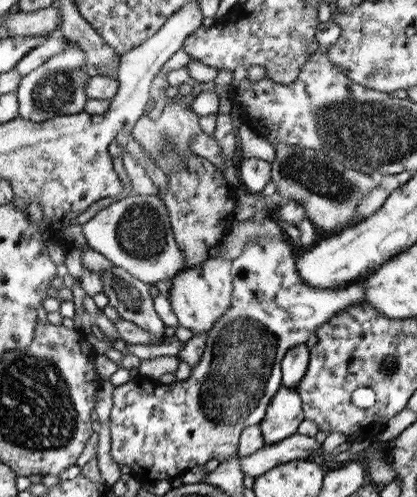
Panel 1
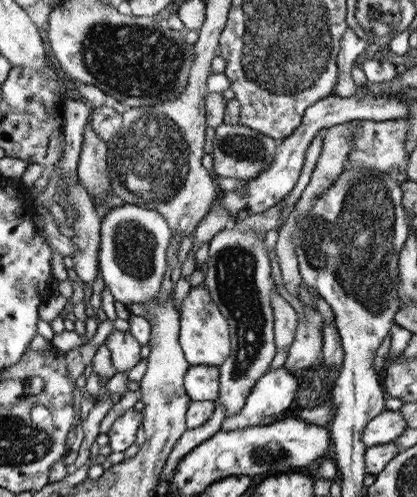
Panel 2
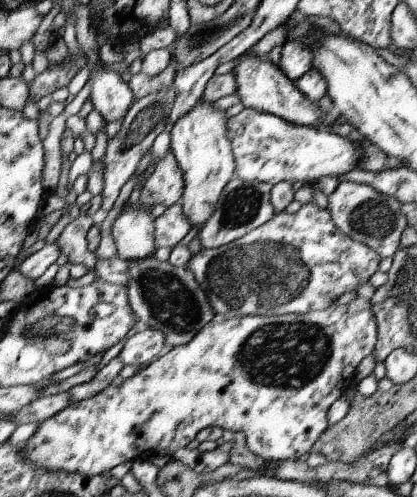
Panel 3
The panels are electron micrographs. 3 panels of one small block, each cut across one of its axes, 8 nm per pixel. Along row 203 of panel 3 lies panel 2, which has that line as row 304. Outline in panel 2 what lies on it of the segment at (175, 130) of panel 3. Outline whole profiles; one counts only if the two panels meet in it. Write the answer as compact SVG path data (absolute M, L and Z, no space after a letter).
M195 286L187 292L185 300L179 304L179 344L189 364L197 366L221 366L231 356L229 322L221 314L219 306L213 302L205 286Z

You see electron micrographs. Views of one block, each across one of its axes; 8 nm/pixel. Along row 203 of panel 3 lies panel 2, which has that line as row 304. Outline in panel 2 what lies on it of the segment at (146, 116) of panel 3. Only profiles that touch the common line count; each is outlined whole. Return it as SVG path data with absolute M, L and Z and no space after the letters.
M105 286L103 292L101 292L101 308L103 308L105 316L109 318L109 322L101 322L101 324L97 326L97 332L93 334L91 342L87 342L87 344L83 344L83 346L79 346L79 348L73 348L73 350L69 350L69 352L65 354L65 362L67 362L69 374L71 374L75 380L77 380L79 374L83 374L85 366L87 366L89 362L93 362L93 356L97 354L99 346L105 344L107 336L113 332L111 320L117 318L117 312L115 312L115 298L113 298L113 294L109 292L107 286Z

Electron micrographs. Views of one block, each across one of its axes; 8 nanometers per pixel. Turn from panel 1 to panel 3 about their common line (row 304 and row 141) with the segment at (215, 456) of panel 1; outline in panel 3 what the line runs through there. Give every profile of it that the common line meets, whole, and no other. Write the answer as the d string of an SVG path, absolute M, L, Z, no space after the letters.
M241 110L227 120L227 136L235 158L235 176L241 180L259 180L263 184L315 184L319 178L341 176L357 168L361 160L359 148L333 132L313 126L297 126L273 114L261 114L255 110Z

